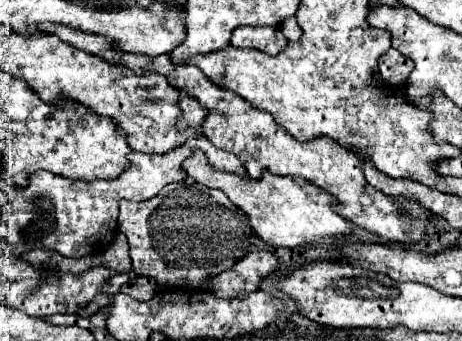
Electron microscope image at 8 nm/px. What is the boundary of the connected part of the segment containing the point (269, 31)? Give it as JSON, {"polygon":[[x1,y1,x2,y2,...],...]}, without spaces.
{"polygon":[[238,27,232,33,232,45,252,47,268,55,276,55,286,47,288,39,282,35,280,27]]}

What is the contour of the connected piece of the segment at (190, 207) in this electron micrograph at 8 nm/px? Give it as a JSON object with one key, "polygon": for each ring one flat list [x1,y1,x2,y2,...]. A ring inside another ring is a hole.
{"polygon":[[170,183,148,201,122,201,120,231,130,243,136,275,156,279,160,285,198,287,216,273,230,269,250,247,252,227,248,217,228,197,200,183]]}

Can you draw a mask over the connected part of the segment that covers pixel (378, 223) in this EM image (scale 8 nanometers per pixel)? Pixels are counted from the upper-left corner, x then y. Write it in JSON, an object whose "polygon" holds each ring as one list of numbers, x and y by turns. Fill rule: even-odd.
{"polygon":[[42,23,38,27,78,49,84,49,92,55,102,57,108,63,114,63,114,65,122,63,124,67,132,69,136,75,142,75,142,73,164,75,172,87,182,89,188,97,196,99,200,105,204,105,208,109,208,115,202,123,204,135,208,131,208,141,212,141,212,145,218,145,220,149,224,147,226,151,234,153,242,161,242,165,246,167,246,171,252,179,258,179,262,175,262,171,266,171,266,169,274,175,290,175,290,177,298,175,298,177,306,179,308,183,330,193,336,199,336,213,342,213,342,217,350,219,358,227,366,227,368,231,372,231,374,235,378,235,386,241,398,241,398,243,420,241,426,237,424,231,436,223,436,215,430,215,428,209,424,209,422,205,416,205,416,201,408,201,406,197,396,197,396,199,384,197,384,193,372,189,364,179,360,159,352,151,342,149,340,145,336,145,336,141,332,141,328,137,316,137,306,143,294,141,290,133,278,129,278,125,274,123,270,113,252,109,240,97,234,97,234,93,218,89,194,65,174,65,168,55,148,57,148,55,136,55,136,53,122,53,122,51,114,49,114,43,110,39,106,39,102,35,82,33,68,25]]}

